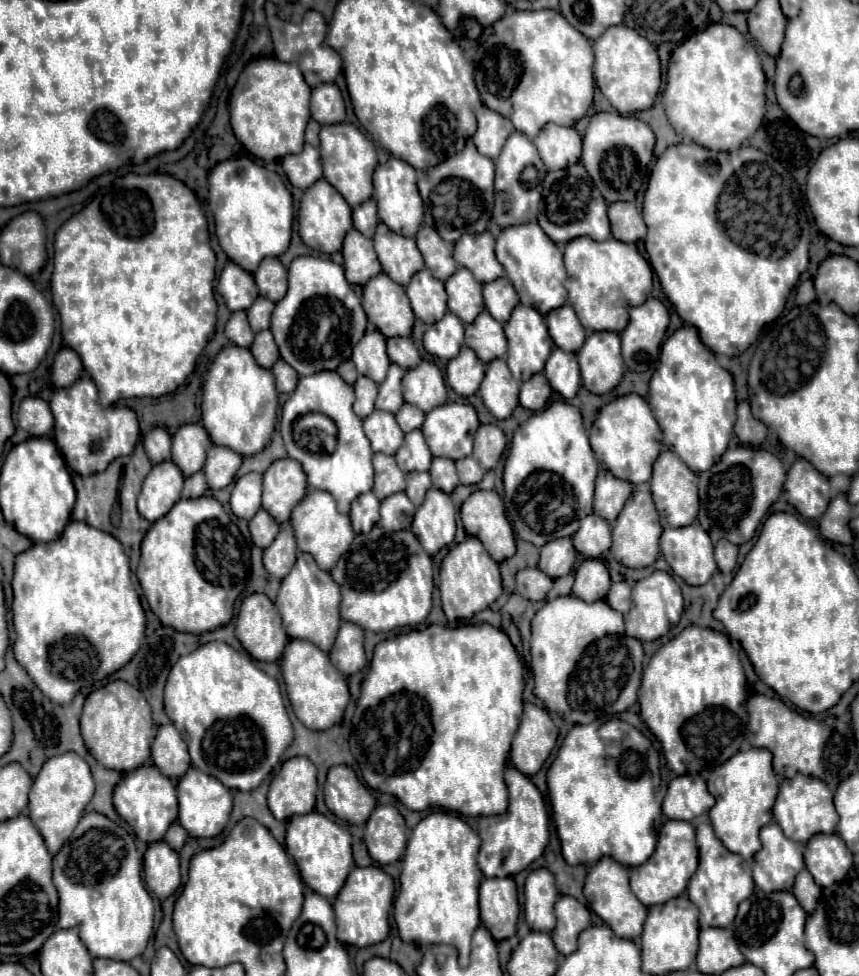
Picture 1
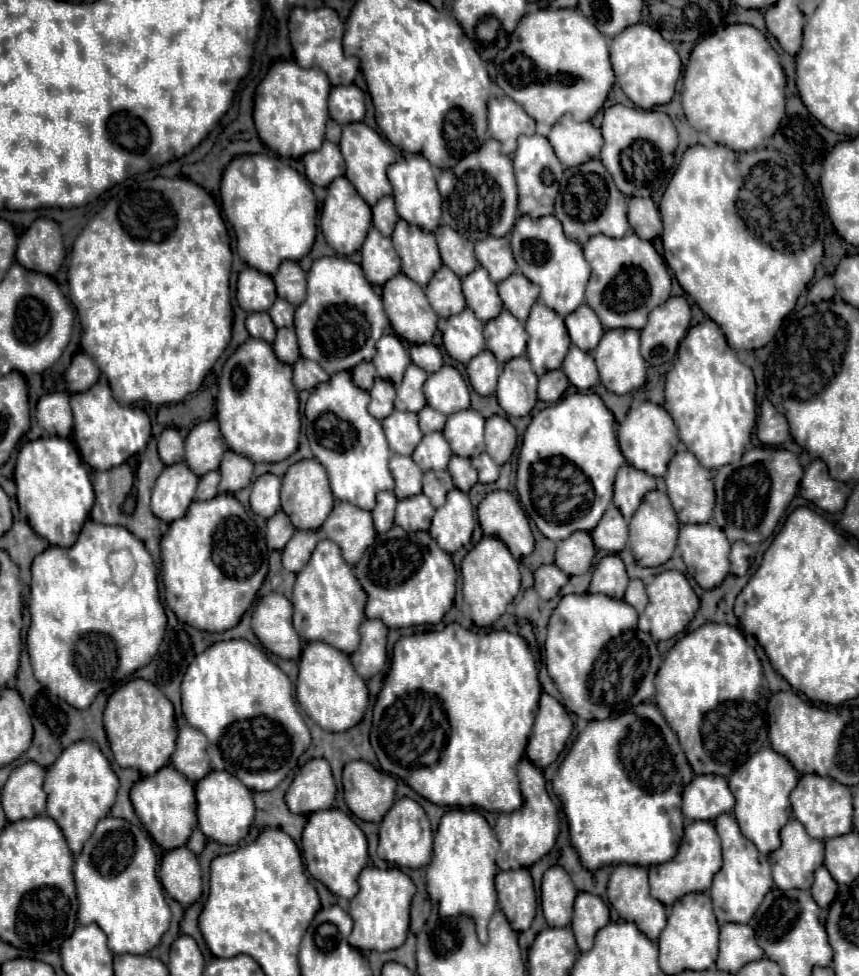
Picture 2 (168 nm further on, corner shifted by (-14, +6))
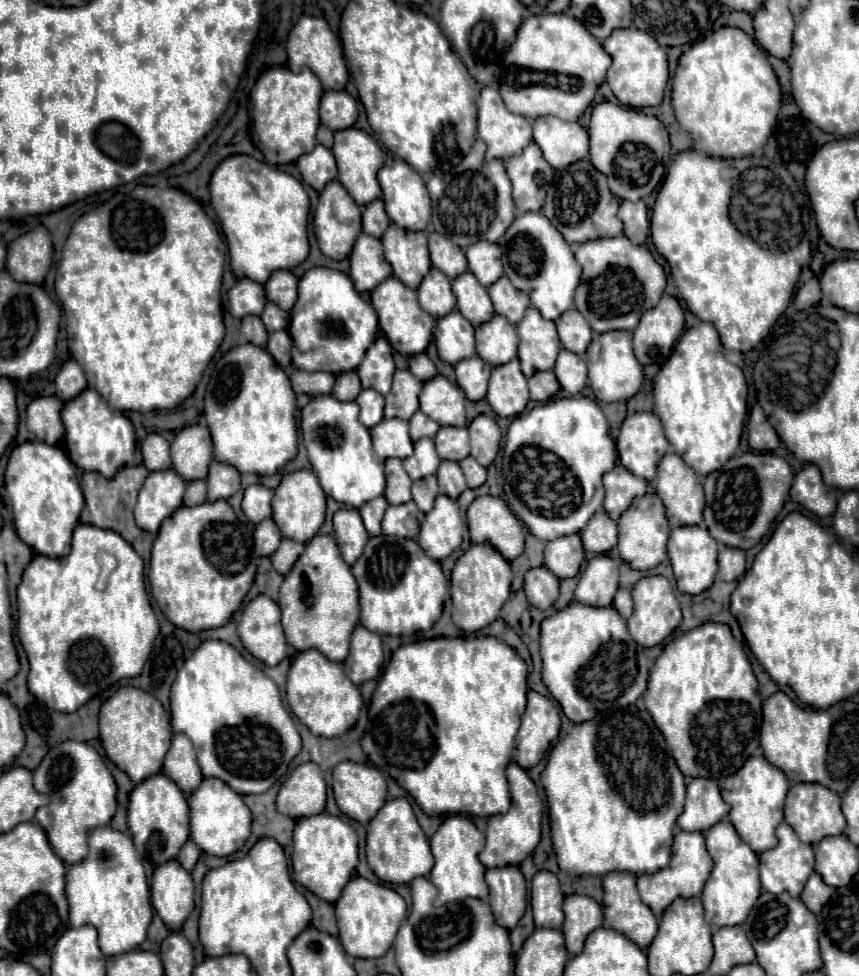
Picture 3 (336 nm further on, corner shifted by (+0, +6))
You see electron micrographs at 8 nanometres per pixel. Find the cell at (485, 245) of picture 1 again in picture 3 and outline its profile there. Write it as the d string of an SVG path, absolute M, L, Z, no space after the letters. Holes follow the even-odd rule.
M480 240L466 250L468 268L480 280L480 284L490 286L502 276L502 250L498 244Z

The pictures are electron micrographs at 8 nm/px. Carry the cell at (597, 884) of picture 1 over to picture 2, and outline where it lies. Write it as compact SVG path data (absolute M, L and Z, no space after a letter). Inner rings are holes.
M618 864L612 870L610 882L608 882L608 898L610 904L616 908L622 920L634 922L642 934L646 934L652 942L658 940L660 932L666 926L666 908L662 902L654 900L650 896L650 886L648 886L648 870L640 866L630 866L630 864Z

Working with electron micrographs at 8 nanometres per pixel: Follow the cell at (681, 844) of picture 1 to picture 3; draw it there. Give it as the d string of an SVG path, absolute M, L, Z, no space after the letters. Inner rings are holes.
M676 832L670 864L662 868L660 872L654 872L652 876L648 874L638 876L640 898L644 900L644 904L648 904L648 908L652 908L656 916L660 916L672 904L674 898L678 896L690 898L690 896L700 894L710 870L712 870L712 858L708 856L706 846L704 846L704 834L702 832Z

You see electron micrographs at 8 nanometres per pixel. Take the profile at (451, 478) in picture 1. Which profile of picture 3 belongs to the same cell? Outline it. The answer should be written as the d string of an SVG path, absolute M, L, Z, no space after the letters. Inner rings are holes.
M442 460L436 476L438 476L440 494L450 496L452 500L456 500L468 488L466 480L464 480L464 474L462 474L462 470L460 470L460 466L456 462Z

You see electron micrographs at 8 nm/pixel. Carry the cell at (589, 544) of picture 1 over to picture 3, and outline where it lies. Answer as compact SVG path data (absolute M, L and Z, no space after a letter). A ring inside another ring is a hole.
M598 510L592 520L580 532L584 550L594 554L604 554L616 546L616 522L604 510Z

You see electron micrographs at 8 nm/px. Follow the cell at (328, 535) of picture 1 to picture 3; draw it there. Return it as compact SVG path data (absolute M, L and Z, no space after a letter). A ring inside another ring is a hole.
M354 508L338 510L332 518L332 524L334 524L334 538L338 542L342 560L346 564L354 564L358 560L358 556L362 554L364 544L370 538L362 524L358 510L354 510Z

